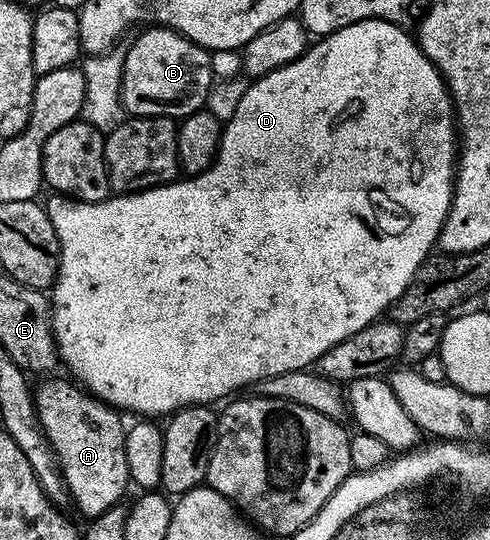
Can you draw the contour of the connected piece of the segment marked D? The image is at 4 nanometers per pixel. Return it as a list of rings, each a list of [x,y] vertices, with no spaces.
[[[375,18],[375,19],[372,19],[372,22],[371,22],[371,27],[372,27],[372,26],[373,26],[373,34],[361,34],[361,30],[363,30],[363,26],[362,26],[362,23],[359,23],[359,22],[356,22],[356,23],[355,23],[355,24],[351,24],[351,25],[350,25],[350,26],[348,26],[348,27],[347,27],[347,28],[339,28],[339,29],[338,29],[338,30],[337,30],[337,31],[335,31],[335,32],[334,32],[334,34],[327,34],[327,35],[324,35],[324,37],[322,37],[322,38],[321,38],[321,39],[320,39],[320,40],[317,40],[317,41],[314,41],[314,42],[313,42],[313,43],[312,43],[312,45],[310,45],[310,46],[309,46],[309,47],[308,47],[308,50],[306,50],[306,51],[305,51],[305,53],[303,53],[303,54],[301,54],[301,55],[299,55],[299,57],[298,57],[298,58],[297,58],[297,59],[295,59],[295,61],[294,61],[294,62],[291,62],[291,63],[287,63],[287,64],[286,64],[286,65],[285,65],[285,66],[281,66],[281,67],[275,67],[275,68],[273,68],[273,69],[271,69],[271,70],[269,70],[269,71],[267,71],[267,73],[266,73],[266,74],[264,74],[264,75],[262,75],[262,76],[261,76],[261,77],[254,77],[254,78],[253,78],[253,79],[252,79],[252,81],[250,81],[250,82],[249,82],[249,83],[251,83],[251,84],[250,84],[250,86],[249,86],[249,87],[247,87],[247,88],[246,88],[246,90],[245,90],[245,91],[243,91],[243,92],[242,92],[242,94],[241,94],[241,99],[239,99],[239,100],[238,100],[238,102],[237,102],[237,107],[235,107],[235,108],[234,108],[234,110],[233,110],[233,115],[231,115],[231,116],[230,116],[230,118],[229,118],[229,122],[228,122],[228,118],[227,118],[227,121],[226,121],[226,122],[225,122],[225,123],[224,123],[224,126],[223,126],[223,129],[222,129],[222,131],[221,131],[221,142],[220,142],[220,144],[218,144],[218,146],[217,146],[217,156],[216,156],[216,158],[214,158],[214,159],[213,159],[213,162],[212,162],[212,163],[211,163],[211,165],[210,165],[210,166],[208,166],[208,168],[207,168],[207,169],[206,169],[206,170],[205,170],[205,171],[204,171],[204,172],[202,172],[202,173],[201,173],[201,174],[194,174],[194,175],[192,175],[192,176],[185,176],[185,177],[182,177],[182,178],[181,178],[181,179],[180,179],[180,180],[174,180],[174,181],[172,181],[172,182],[167,182],[167,183],[165,183],[165,185],[163,185],[163,186],[152,186],[152,188],[150,188],[150,190],[138,190],[138,191],[136,191],[136,192],[134,192],[134,193],[132,193],[132,194],[119,194],[119,195],[116,195],[116,196],[110,196],[110,197],[107,197],[107,198],[104,198],[104,200],[103,200],[103,201],[102,201],[102,202],[80,202],[80,201],[79,201],[79,199],[77,199],[77,198],[70,198],[70,197],[68,197],[68,196],[53,196],[53,199],[51,199],[51,200],[50,200],[50,202],[48,202],[48,201],[46,201],[46,202],[45,202],[45,203],[44,203],[44,207],[45,207],[45,210],[46,210],[46,211],[47,211],[47,212],[48,212],[48,213],[49,213],[49,219],[50,219],[50,220],[51,220],[51,224],[52,224],[52,225],[53,225],[53,227],[54,227],[54,228],[55,228],[55,232],[56,232],[56,233],[57,233],[57,239],[58,239],[58,240],[59,240],[59,248],[60,248],[60,249],[61,249],[61,259],[60,259],[60,260],[59,260],[59,264],[58,264],[58,265],[57,265],[57,276],[56,276],[56,278],[54,278],[54,279],[53,279],[53,284],[52,284],[52,287],[51,287],[51,317],[52,317],[52,320],[53,320],[53,338],[54,338],[54,340],[55,340],[55,342],[56,342],[56,345],[57,345],[57,357],[58,357],[58,359],[59,359],[59,362],[60,362],[60,365],[61,365],[61,366],[62,366],[62,367],[64,367],[64,365],[65,365],[65,366],[66,366],[66,368],[67,368],[67,369],[69,369],[69,370],[70,370],[70,372],[71,372],[71,373],[73,373],[73,374],[74,374],[74,376],[73,376],[73,375],[72,375],[72,377],[73,377],[73,378],[74,378],[74,379],[76,379],[76,381],[77,381],[77,382],[78,382],[78,383],[80,383],[80,385],[81,385],[81,386],[82,386],[82,387],[84,387],[84,389],[85,389],[85,390],[86,390],[86,391],[88,391],[88,393],[90,393],[90,394],[92,394],[92,395],[93,395],[93,397],[94,397],[94,398],[98,398],[98,399],[100,399],[100,400],[101,400],[101,401],[102,401],[102,402],[105,402],[105,403],[106,403],[106,405],[108,405],[108,406],[111,406],[111,407],[114,407],[114,408],[116,408],[116,409],[117,409],[117,410],[118,410],[118,411],[121,411],[121,412],[126,412],[126,411],[125,411],[125,410],[130,410],[130,412],[131,412],[131,413],[133,413],[133,414],[137,414],[137,415],[133,415],[133,416],[157,416],[157,415],[153,415],[153,414],[162,414],[162,416],[168,416],[168,415],[170,415],[170,414],[174,414],[174,412],[176,412],[176,410],[181,410],[181,409],[183,409],[183,408],[184,408],[184,406],[204,406],[204,405],[206,405],[206,404],[214,404],[214,403],[213,403],[213,402],[217,402],[217,401],[219,401],[219,400],[220,400],[220,398],[225,398],[225,397],[226,397],[226,398],[225,398],[225,399],[228,399],[228,398],[229,398],[229,397],[230,397],[230,396],[233,396],[233,395],[236,395],[236,394],[237,394],[237,393],[238,393],[238,392],[241,392],[241,391],[244,391],[244,390],[241,390],[241,389],[243,389],[243,388],[244,388],[244,386],[245,386],[245,389],[246,389],[246,388],[249,388],[249,387],[252,387],[252,385],[253,385],[253,383],[254,383],[254,382],[257,382],[257,381],[261,381],[261,380],[263,380],[263,379],[264,379],[264,378],[265,378],[265,377],[273,377],[273,376],[279,376],[279,374],[280,374],[280,373],[287,373],[287,372],[291,372],[291,371],[292,371],[292,370],[304,370],[304,369],[306,369],[306,368],[309,368],[309,367],[312,367],[312,366],[313,366],[313,365],[314,365],[314,363],[316,363],[316,361],[317,361],[317,359],[318,359],[318,358],[321,358],[321,357],[322,357],[322,356],[323,356],[323,352],[327,352],[327,348],[331,348],[331,347],[332,347],[332,346],[334,346],[334,345],[335,345],[335,344],[339,344],[339,343],[340,343],[340,342],[342,342],[342,341],[343,341],[343,340],[347,340],[347,336],[351,336],[351,335],[352,335],[352,334],[354,334],[354,333],[355,333],[355,332],[359,332],[359,331],[360,331],[360,330],[362,330],[362,329],[363,329],[363,327],[364,327],[364,326],[369,326],[369,325],[370,325],[370,324],[371,324],[371,323],[373,323],[373,322],[375,322],[375,321],[378,321],[378,319],[380,319],[380,318],[381,318],[381,317],[382,317],[382,315],[384,315],[384,314],[385,314],[385,313],[386,313],[386,311],[388,311],[388,309],[389,309],[389,307],[390,307],[390,306],[392,306],[392,305],[393,305],[393,302],[394,302],[394,301],[395,301],[395,300],[397,300],[397,299],[398,299],[398,298],[399,298],[399,296],[401,296],[401,295],[402,295],[402,294],[403,294],[403,292],[404,292],[404,291],[405,291],[405,289],[407,289],[407,288],[408,288],[408,287],[409,287],[409,282],[410,282],[410,280],[411,280],[411,279],[412,279],[412,278],[413,278],[413,277],[414,277],[414,276],[415,276],[415,272],[416,272],[416,271],[417,271],[417,270],[418,270],[418,269],[419,269],[419,268],[420,268],[420,266],[422,266],[422,264],[423,264],[423,263],[425,263],[425,260],[426,260],[426,258],[428,258],[428,257],[430,257],[430,254],[431,254],[431,251],[432,251],[432,250],[433,250],[433,249],[434,249],[434,247],[436,247],[436,246],[437,246],[437,237],[438,237],[438,236],[439,236],[439,232],[440,232],[440,231],[441,231],[441,229],[442,229],[442,228],[443,228],[443,224],[444,224],[444,223],[445,223],[445,217],[446,217],[446,216],[447,216],[447,212],[448,212],[448,211],[449,211],[449,205],[450,205],[450,204],[451,204],[451,200],[452,200],[452,199],[453,199],[453,180],[454,180],[454,177],[455,177],[455,163],[456,163],[456,160],[457,160],[457,152],[458,152],[458,149],[459,149],[459,135],[458,135],[458,133],[457,133],[457,127],[456,127],[456,125],[455,125],[455,111],[454,111],[454,109],[453,109],[453,100],[452,100],[452,97],[451,97],[451,95],[450,95],[450,93],[449,93],[449,91],[448,91],[448,90],[446,90],[446,89],[445,89],[445,81],[444,81],[444,80],[442,80],[442,79],[441,79],[441,73],[440,73],[440,72],[439,72],[439,71],[437,71],[437,67],[436,67],[436,66],[434,66],[434,65],[433,65],[433,62],[432,62],[432,60],[430,60],[430,59],[429,59],[429,57],[427,57],[427,55],[425,55],[425,54],[424,54],[424,53],[423,53],[423,52],[422,52],[422,51],[421,51],[421,47],[420,47],[420,45],[419,45],[419,43],[418,43],[418,41],[417,41],[417,39],[416,39],[416,37],[414,37],[414,35],[413,35],[413,34],[412,34],[412,33],[410,33],[410,34],[408,34],[408,32],[407,32],[407,31],[405,31],[405,30],[401,30],[401,29],[405,29],[405,28],[402,28],[402,27],[401,27],[401,26],[400,26],[400,25],[398,25],[398,23],[395,23],[395,22],[384,22],[384,20],[383,20],[383,19],[381,19],[381,18]]]

